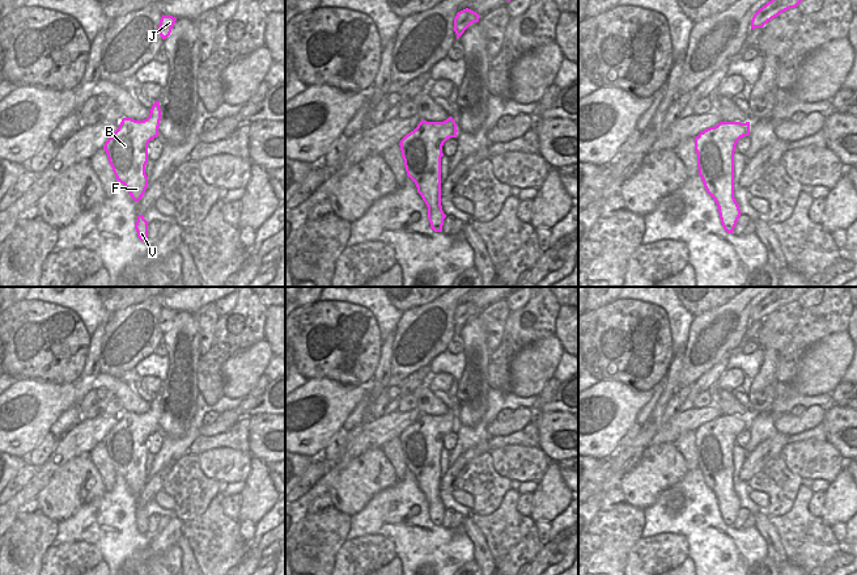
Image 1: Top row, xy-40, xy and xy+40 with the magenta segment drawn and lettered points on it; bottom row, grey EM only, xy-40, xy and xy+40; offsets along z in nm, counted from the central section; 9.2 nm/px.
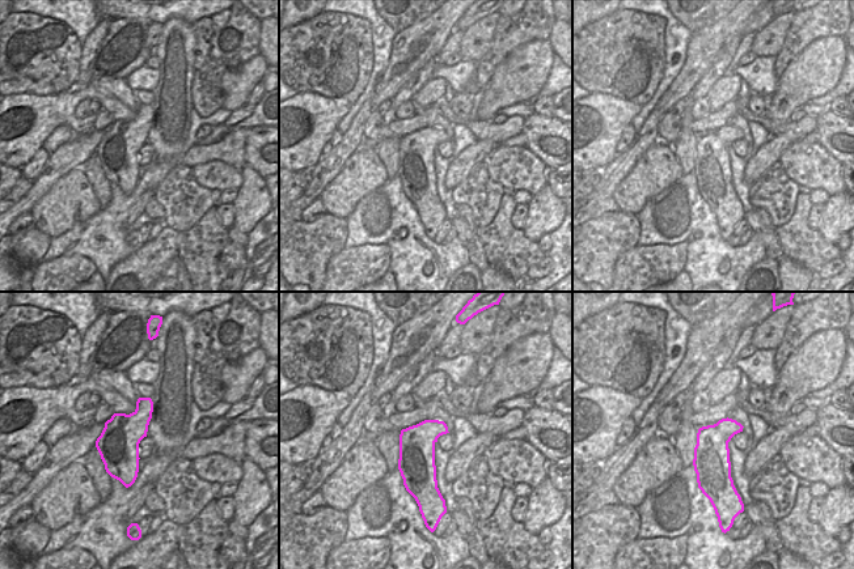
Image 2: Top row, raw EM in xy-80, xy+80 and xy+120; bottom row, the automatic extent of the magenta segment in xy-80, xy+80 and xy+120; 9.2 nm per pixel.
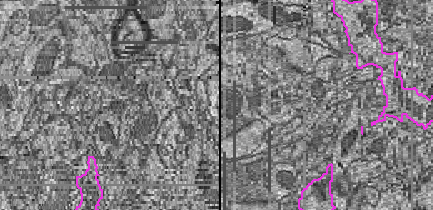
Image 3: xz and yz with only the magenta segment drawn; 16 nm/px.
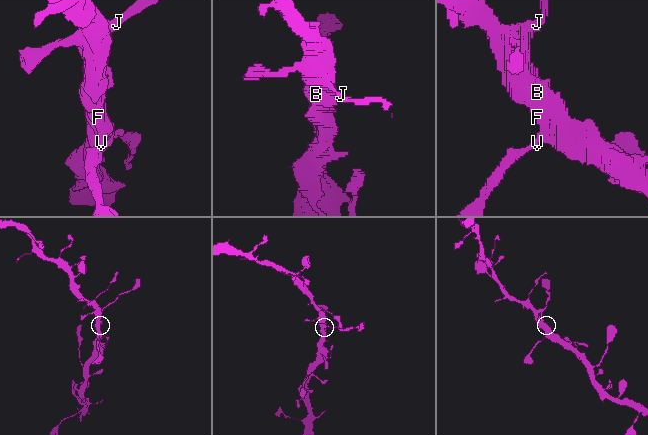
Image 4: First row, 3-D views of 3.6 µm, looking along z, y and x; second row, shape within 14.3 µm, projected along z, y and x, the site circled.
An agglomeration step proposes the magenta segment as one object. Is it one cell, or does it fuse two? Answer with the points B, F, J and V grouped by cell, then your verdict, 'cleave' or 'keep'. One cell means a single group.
B F J V; keep

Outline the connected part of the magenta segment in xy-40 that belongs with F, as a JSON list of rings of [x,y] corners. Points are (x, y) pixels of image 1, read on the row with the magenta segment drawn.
[[[154,101],[144,121],[123,118],[118,130],[103,145],[116,179],[124,185],[131,198],[139,202],[147,187],[148,144],[158,136],[161,121],[160,101]]]

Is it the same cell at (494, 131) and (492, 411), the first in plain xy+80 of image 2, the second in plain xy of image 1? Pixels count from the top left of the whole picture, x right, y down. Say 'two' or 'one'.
two

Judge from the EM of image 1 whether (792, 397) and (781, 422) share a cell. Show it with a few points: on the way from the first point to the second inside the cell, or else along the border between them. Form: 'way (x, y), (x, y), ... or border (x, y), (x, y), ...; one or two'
border (789, 411), (772, 417), (776, 431); two

